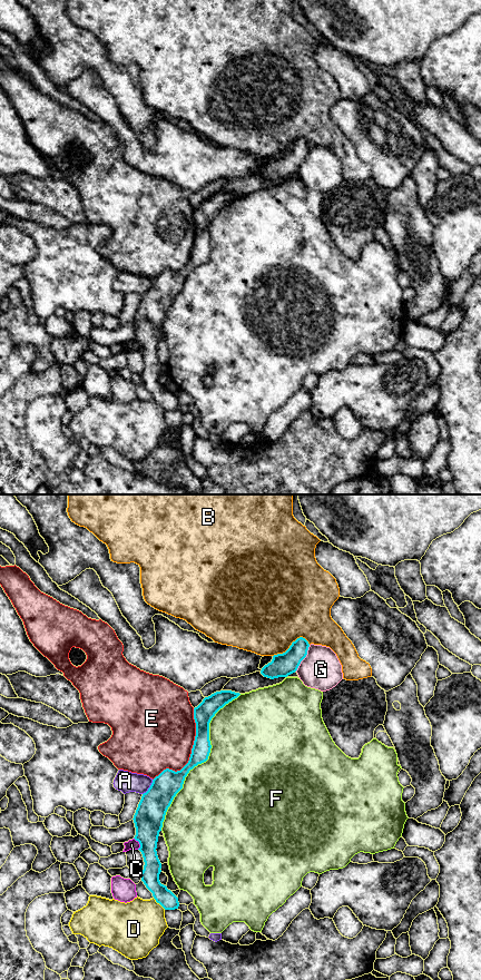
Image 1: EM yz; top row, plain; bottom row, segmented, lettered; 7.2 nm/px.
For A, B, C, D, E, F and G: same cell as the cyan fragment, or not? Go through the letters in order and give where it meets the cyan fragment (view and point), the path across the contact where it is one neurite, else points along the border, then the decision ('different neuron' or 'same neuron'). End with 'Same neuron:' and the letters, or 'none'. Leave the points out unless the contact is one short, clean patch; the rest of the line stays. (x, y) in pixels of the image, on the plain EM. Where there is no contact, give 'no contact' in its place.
A: yz (149, 288) | different neuron
B: yz (292, 145) | different neuron
C: yz (139, 344) | along yz (134, 339), (139, 345), (138, 350) | different neuron
D: yz (159, 404) | different neuron
E: yz (192, 254) | different neuron
F: yz (204, 262) | different neuron
G: yz (304, 158) | different neuron
Same neuron: none

